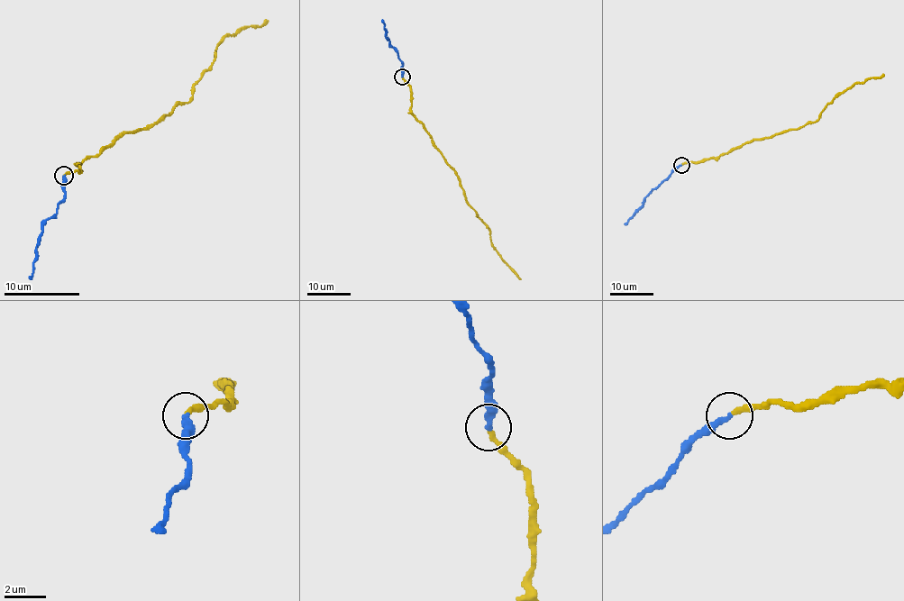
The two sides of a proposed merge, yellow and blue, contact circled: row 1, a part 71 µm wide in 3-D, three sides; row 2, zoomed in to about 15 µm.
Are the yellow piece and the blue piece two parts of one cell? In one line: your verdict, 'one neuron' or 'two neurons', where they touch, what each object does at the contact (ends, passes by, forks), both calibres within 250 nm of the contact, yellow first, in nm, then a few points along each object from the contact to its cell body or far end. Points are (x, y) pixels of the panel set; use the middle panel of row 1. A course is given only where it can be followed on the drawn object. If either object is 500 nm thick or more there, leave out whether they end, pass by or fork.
one neuron; place (402, 77); yellow ends; blue ends; calibres 280 and 340 nm; course yellow (402, 77), (410, 86), (411, 113), (423, 124), (458, 177), (464, 197), (489, 231), (492, 246), (519, 278); course blue (402, 76), (402, 63), (387, 39), (382, 19)

